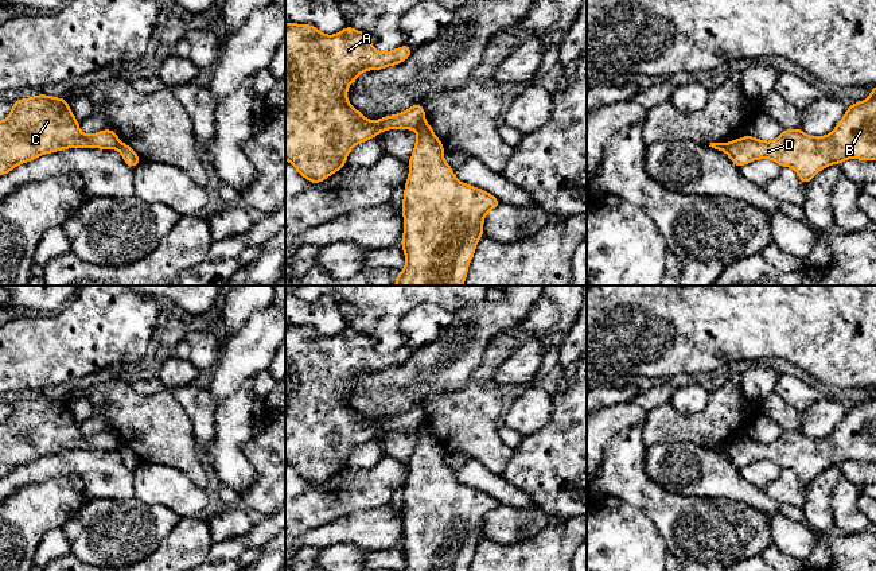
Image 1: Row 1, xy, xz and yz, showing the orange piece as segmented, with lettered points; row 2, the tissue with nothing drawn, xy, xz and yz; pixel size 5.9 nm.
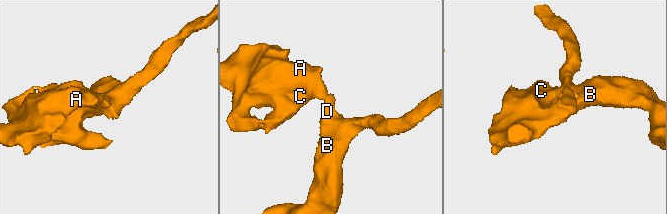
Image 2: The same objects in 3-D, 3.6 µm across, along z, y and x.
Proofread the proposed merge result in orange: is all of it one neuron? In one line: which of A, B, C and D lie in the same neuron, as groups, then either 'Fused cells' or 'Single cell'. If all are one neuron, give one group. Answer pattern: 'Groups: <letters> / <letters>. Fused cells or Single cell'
Groups: A C / B D. Fused cells

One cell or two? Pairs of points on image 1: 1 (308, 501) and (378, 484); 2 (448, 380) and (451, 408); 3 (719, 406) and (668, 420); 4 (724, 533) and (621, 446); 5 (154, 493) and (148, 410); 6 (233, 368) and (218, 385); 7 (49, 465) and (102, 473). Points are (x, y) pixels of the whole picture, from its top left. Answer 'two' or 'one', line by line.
1: one
2: two
3: one
4: one
5: two
6: one
7: one

